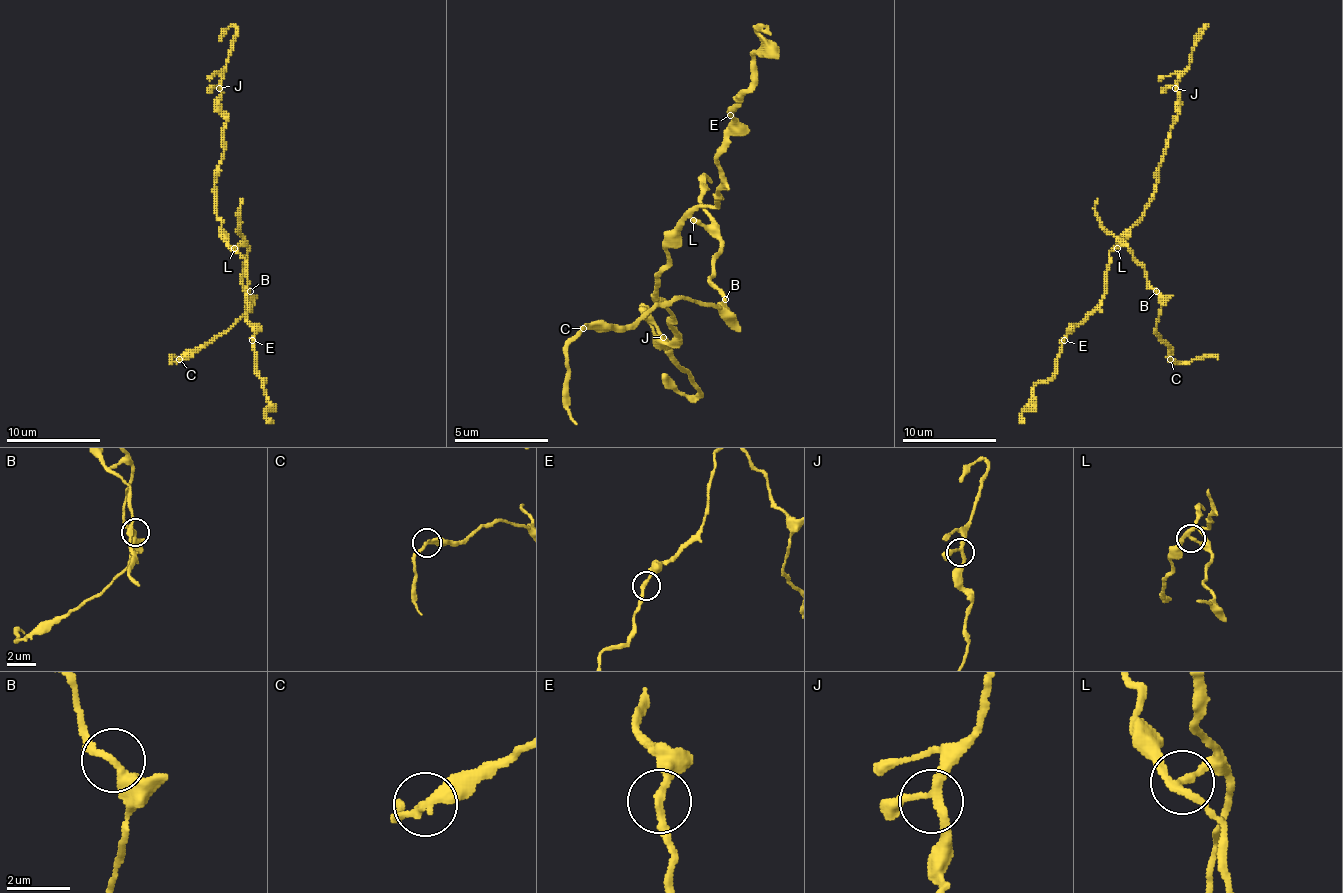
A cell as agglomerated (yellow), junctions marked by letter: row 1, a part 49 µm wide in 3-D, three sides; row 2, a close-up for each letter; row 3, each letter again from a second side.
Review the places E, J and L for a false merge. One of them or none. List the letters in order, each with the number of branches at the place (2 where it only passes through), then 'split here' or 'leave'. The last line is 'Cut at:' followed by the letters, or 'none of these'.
E: 2 branches meet; leave
J: 3 branches meet; leave
L: 3 branches meet; split here
Cut at: L

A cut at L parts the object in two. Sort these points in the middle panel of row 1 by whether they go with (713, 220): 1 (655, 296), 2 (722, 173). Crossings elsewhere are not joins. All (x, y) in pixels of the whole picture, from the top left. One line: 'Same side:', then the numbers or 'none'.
Same side: none

